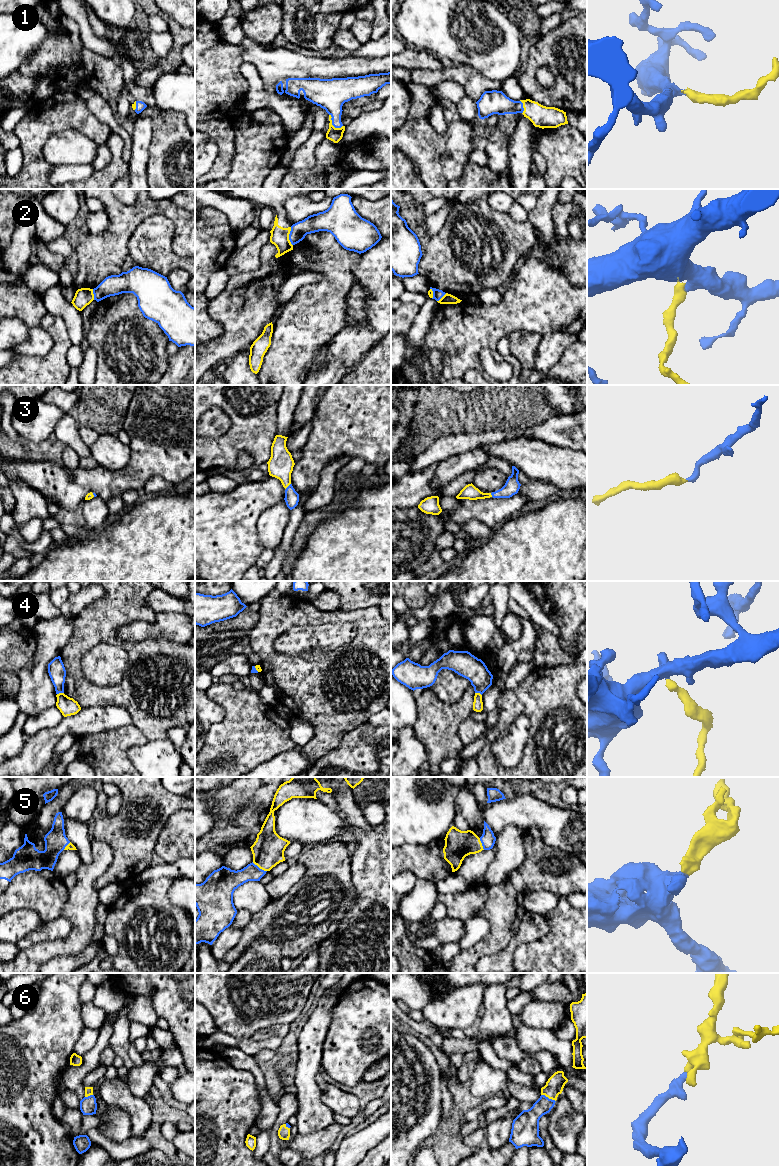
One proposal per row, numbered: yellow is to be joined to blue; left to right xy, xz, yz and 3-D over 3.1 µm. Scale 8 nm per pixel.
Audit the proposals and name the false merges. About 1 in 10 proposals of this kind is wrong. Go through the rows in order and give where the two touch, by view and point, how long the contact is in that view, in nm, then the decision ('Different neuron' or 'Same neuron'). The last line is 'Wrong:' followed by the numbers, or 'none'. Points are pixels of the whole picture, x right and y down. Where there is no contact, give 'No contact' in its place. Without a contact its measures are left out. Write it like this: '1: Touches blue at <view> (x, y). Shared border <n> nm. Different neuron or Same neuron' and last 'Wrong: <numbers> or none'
1: Touches blue at xz (332, 123). Shared border 150 nm. Same neuron
2: Touches blue at xz (289, 236). Shared border 150 nm. Different neuron
3: Touches blue at xz (288, 486). Shared border 60 nm. Same neuron
4: Touches blue at xy (60, 692). Shared border 60 nm. Different neuron
5: Touches blue at xz (258, 867). Shared border 140 nm. Same neuron
6: Touches blue at yz (547, 1097). Shared border 130 nm. Same neuron
Wrong: 2, 4

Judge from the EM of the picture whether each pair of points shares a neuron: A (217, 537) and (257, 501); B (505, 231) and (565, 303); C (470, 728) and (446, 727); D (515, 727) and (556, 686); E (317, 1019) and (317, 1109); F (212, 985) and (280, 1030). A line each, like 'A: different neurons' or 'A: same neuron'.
A: same neuron
B: different neurons
C: different neurons
D: different neurons
E: same neuron
F: different neurons

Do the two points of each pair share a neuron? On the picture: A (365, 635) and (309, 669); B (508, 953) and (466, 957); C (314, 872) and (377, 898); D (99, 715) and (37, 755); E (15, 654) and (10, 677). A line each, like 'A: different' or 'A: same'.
A: same
B: different
C: different
D: same
E: same

